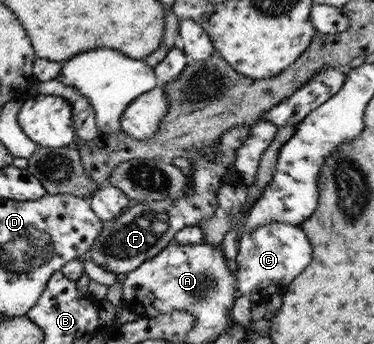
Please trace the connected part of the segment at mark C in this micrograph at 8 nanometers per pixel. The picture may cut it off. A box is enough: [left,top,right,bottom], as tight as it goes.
[236,221,313,304]

